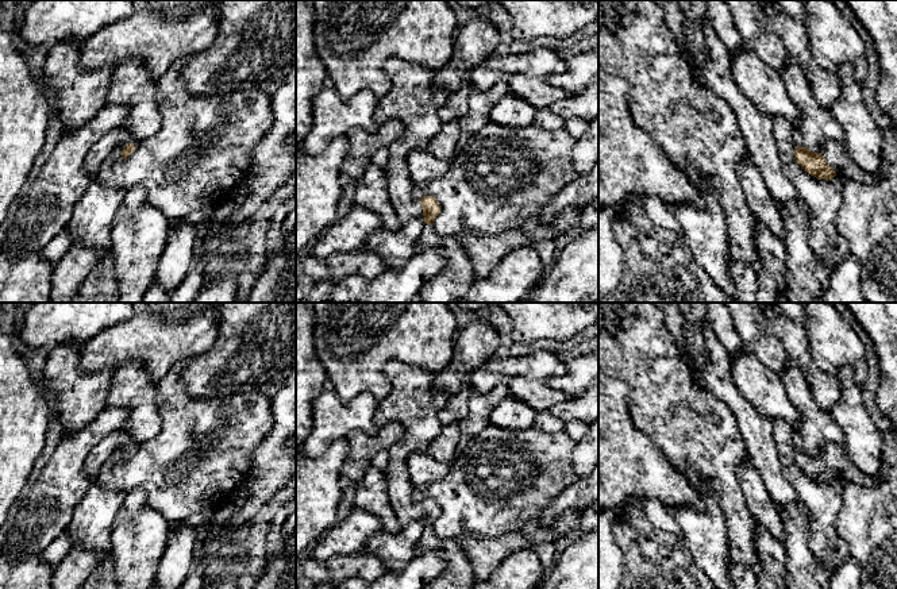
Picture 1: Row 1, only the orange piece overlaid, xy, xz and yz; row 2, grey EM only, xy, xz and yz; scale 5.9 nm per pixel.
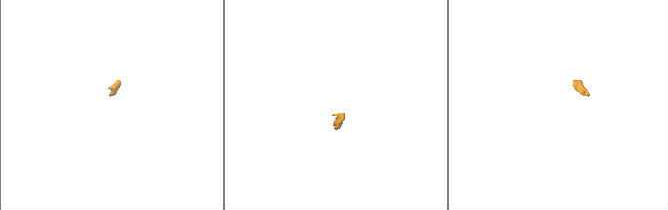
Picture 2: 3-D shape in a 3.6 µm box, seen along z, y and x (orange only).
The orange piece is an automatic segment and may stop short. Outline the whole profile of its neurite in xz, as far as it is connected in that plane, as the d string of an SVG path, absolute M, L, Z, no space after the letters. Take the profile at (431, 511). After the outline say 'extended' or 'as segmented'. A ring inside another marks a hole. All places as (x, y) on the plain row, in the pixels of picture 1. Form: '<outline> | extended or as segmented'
M390 361L384 367L393 388L380 401L374 423L380 427L400 423L405 435L388 449L389 463L384 470L389 501L401 528L424 519L424 531L416 544L416 557L428 551L440 551L448 565L447 570L424 589L471 589L476 580L463 548L455 539L442 539L434 531L440 508L432 498L416 501L407 461L413 453L427 453L430 443L440 434L443 426L439 413L448 396L435 388L435 373L417 366Z | extended

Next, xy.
M123 431L111 432L95 446L88 454L84 467L89 477L93 480L101 471L101 467L111 459L111 457L123 449L122 461L126 462L134 455L135 447L130 444L127 435Z | extended

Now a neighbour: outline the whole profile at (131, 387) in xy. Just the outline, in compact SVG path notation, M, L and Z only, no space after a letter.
M130 362L115 370L107 397L107 407L124 407L130 411L123 430L135 440L155 436L162 424L157 403L158 385L138 362Z

